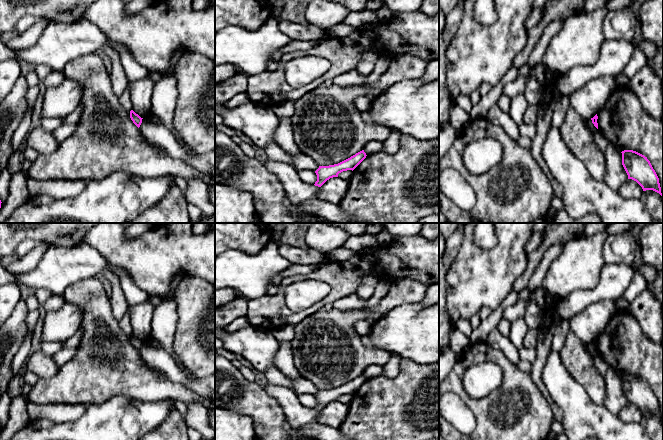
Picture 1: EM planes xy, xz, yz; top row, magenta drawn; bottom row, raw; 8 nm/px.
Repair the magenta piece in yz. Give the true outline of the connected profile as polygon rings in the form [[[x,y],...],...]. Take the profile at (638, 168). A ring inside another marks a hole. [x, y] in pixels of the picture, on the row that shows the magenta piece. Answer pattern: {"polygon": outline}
{"polygon": [[[624,150],[621,153],[628,179],[636,181],[643,191],[653,190],[663,197],[659,178],[647,157],[633,150]]]}

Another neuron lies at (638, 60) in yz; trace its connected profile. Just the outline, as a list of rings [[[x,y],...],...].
[[[635,48],[635,51],[623,69],[622,73],[627,78],[631,79],[644,65],[646,65],[647,56],[639,48]]]

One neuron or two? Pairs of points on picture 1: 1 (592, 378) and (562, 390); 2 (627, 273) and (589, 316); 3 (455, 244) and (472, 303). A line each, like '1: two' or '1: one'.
1: two
2: two
3: two

